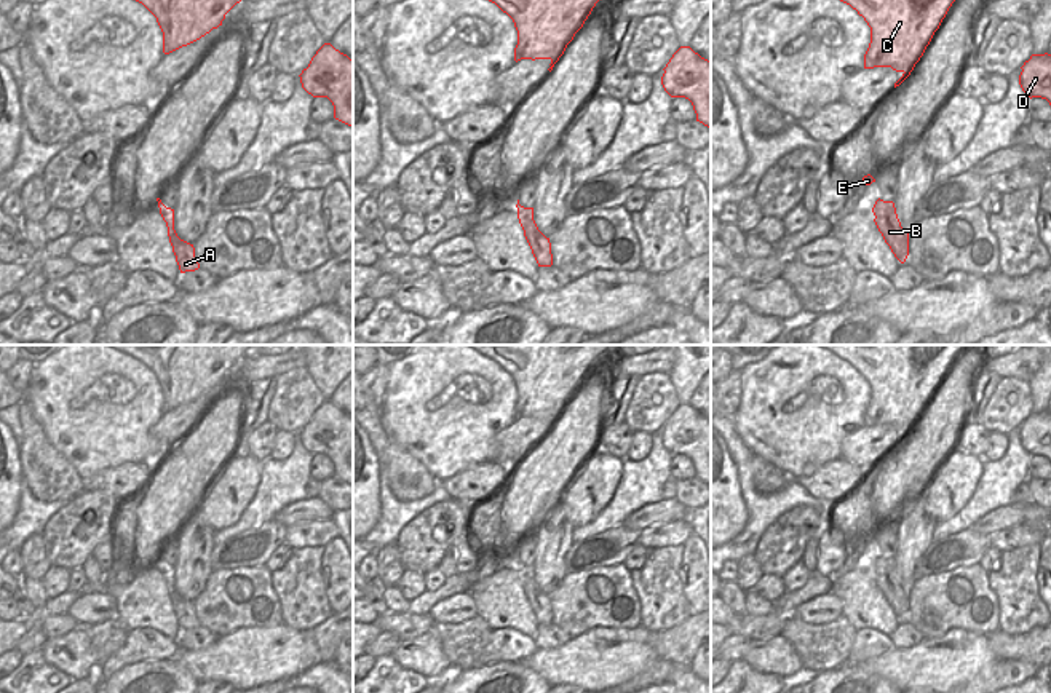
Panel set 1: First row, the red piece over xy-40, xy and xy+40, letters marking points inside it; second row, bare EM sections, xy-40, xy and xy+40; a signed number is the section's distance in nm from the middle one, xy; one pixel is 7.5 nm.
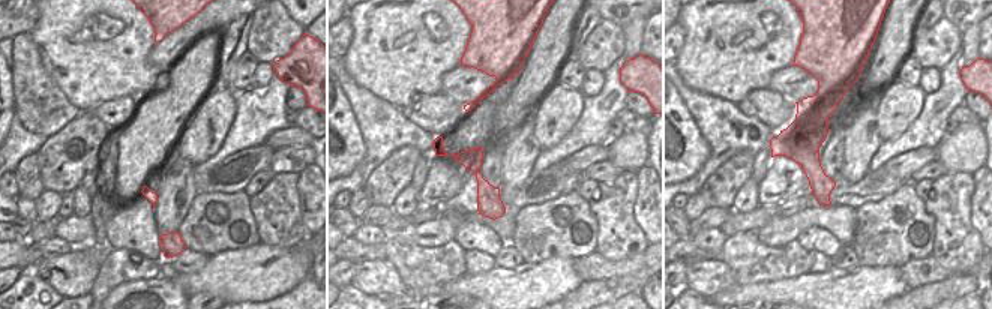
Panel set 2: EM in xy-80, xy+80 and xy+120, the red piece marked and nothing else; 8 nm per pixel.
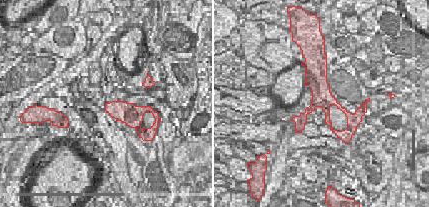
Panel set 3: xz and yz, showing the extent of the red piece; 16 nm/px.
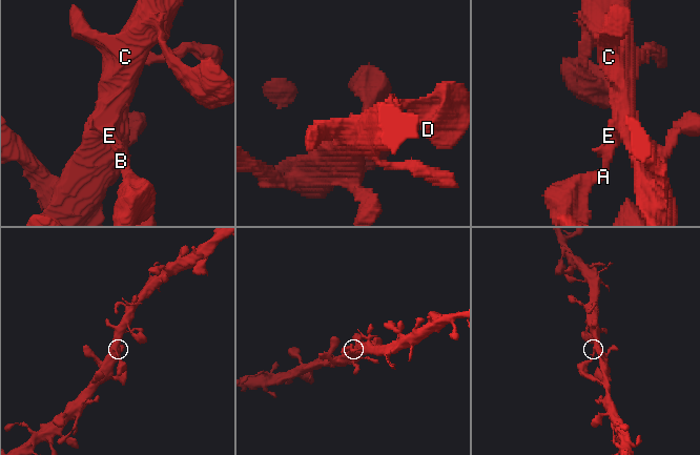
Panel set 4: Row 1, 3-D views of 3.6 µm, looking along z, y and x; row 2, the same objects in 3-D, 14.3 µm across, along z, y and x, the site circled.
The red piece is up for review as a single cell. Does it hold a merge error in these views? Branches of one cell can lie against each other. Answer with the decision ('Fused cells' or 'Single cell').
Single cell

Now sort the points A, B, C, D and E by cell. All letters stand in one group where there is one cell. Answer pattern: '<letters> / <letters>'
A B C D E

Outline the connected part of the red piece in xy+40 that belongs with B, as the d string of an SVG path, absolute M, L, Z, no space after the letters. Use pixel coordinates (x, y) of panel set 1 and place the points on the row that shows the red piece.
M877 200L872 212L874 222L882 233L885 243L890 246L894 257L904 263L909 255L909 232L901 227L893 201Z

